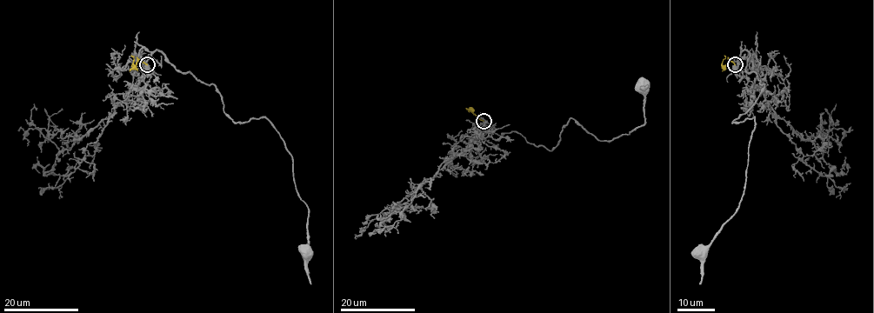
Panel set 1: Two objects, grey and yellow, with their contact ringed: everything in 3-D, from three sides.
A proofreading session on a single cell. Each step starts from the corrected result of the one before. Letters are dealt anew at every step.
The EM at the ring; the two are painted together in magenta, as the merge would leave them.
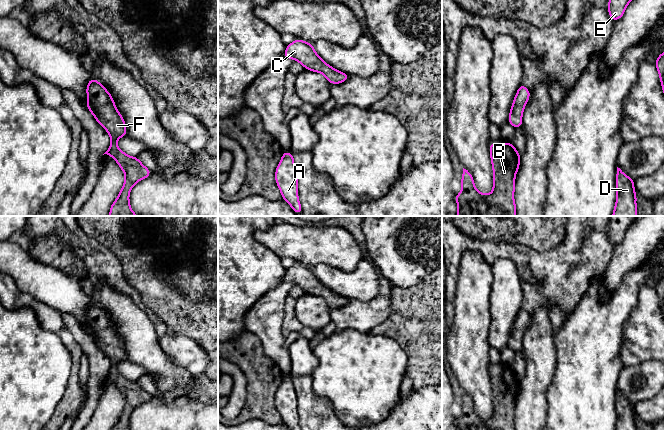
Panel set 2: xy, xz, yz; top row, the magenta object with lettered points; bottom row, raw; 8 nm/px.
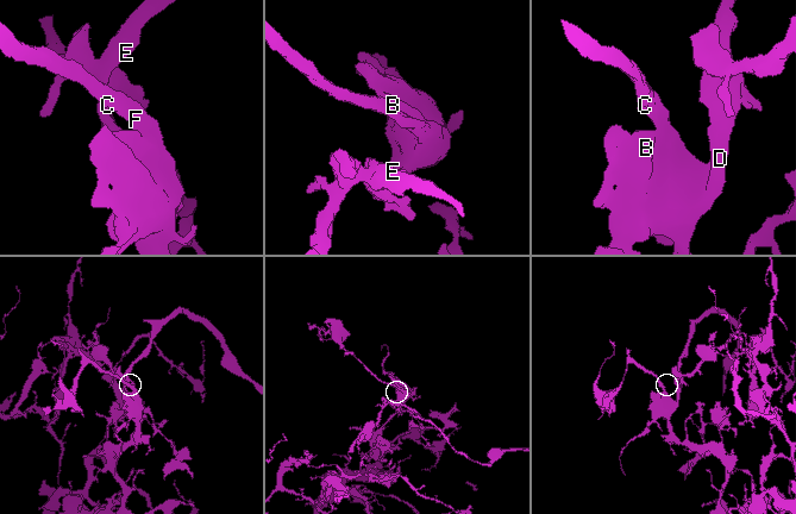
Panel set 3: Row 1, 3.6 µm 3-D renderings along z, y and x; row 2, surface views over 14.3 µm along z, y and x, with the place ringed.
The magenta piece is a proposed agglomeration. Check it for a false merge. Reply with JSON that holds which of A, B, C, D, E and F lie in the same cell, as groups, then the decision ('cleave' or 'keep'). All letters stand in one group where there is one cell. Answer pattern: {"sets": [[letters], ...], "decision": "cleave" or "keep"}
{"sets": [["A", "B", "C", "D", "E", "F"]], "decision": "keep"}

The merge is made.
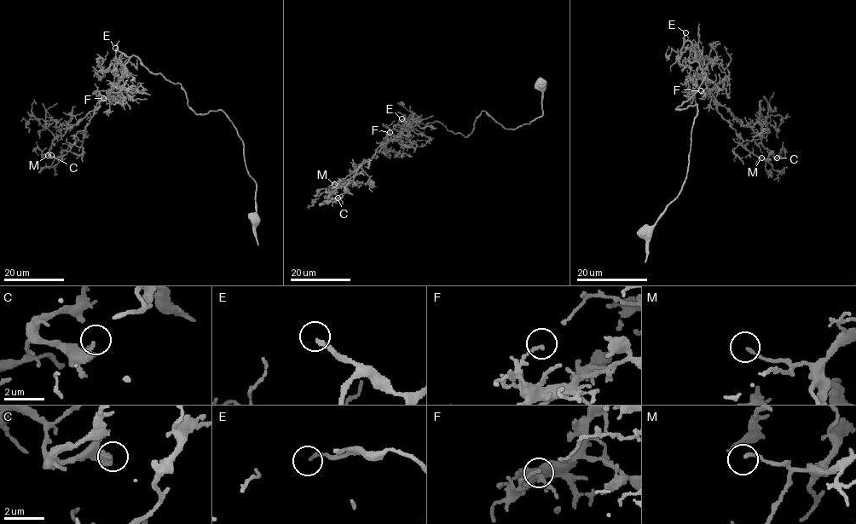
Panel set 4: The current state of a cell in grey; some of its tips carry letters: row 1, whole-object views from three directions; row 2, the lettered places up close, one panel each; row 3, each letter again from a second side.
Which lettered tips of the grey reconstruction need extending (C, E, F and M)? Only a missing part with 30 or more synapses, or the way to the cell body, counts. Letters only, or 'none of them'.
E

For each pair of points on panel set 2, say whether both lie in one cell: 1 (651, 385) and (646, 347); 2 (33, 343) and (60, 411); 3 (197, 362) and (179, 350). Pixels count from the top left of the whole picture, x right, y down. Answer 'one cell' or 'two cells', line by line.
1: two cells
2: two cells
3: one cell

